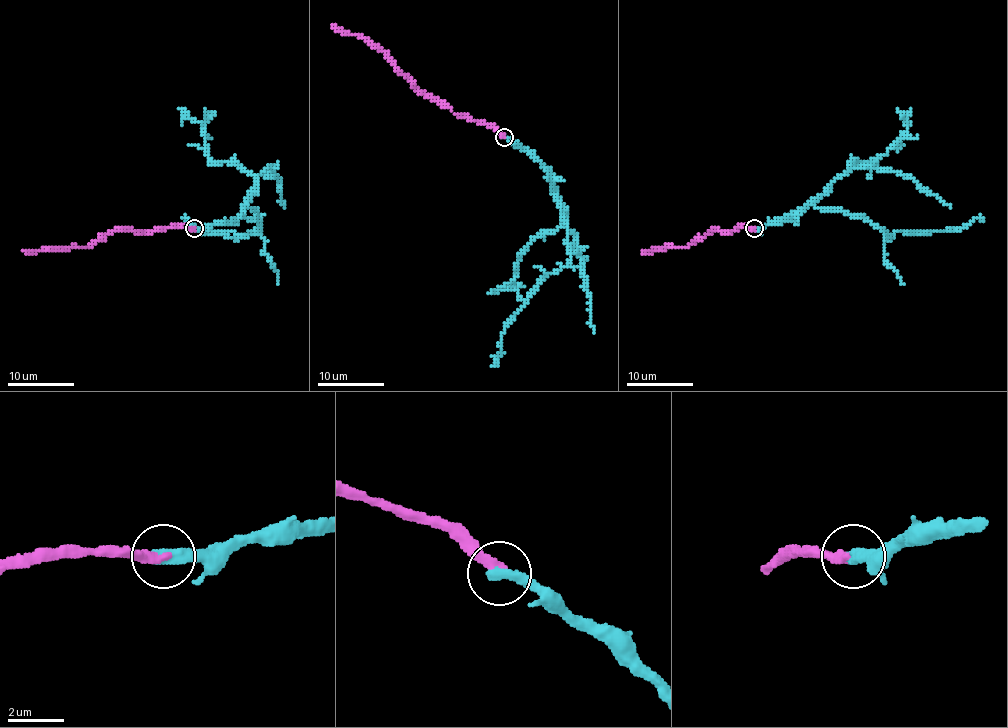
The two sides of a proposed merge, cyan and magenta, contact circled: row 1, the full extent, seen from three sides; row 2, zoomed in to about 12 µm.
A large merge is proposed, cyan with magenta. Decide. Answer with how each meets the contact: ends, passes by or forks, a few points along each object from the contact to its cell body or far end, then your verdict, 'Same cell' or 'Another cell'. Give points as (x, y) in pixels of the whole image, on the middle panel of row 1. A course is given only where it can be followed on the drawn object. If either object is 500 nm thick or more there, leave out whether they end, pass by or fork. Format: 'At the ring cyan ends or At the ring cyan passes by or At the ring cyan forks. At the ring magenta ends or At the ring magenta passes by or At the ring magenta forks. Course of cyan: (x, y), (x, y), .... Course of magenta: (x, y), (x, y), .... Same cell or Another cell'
Course of cyan: (503, 136), (515, 140), (538, 161), (556, 193), (570, 260), (550, 272), (518, 310), (503, 332), (493, 366). Course of magenta: (503, 136), (487, 125), (457, 115), (429, 98), (381, 50), (361, 37), (341, 34), (333, 25). Same cell

